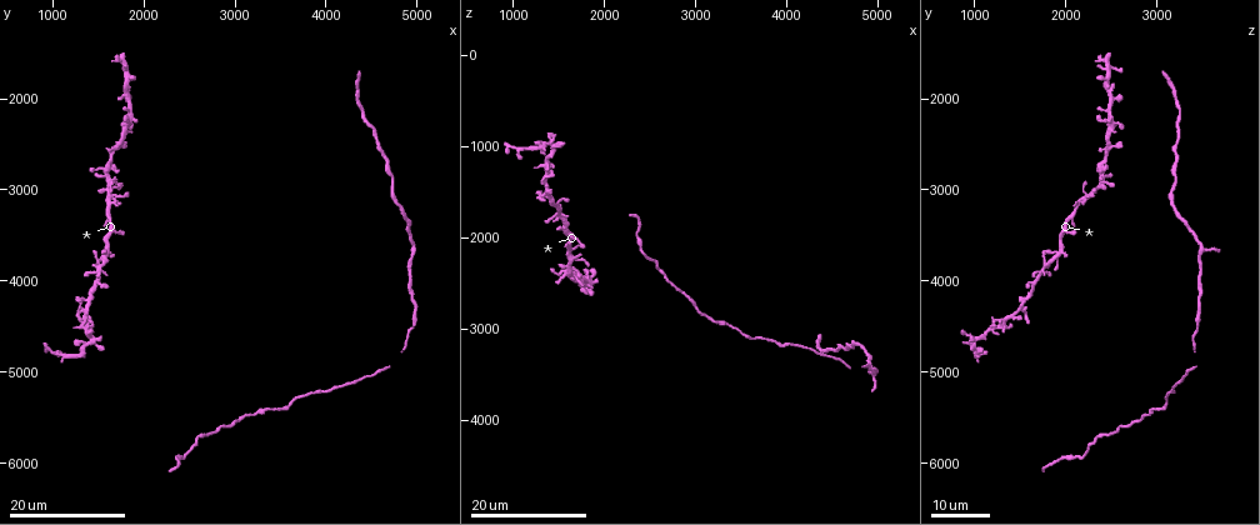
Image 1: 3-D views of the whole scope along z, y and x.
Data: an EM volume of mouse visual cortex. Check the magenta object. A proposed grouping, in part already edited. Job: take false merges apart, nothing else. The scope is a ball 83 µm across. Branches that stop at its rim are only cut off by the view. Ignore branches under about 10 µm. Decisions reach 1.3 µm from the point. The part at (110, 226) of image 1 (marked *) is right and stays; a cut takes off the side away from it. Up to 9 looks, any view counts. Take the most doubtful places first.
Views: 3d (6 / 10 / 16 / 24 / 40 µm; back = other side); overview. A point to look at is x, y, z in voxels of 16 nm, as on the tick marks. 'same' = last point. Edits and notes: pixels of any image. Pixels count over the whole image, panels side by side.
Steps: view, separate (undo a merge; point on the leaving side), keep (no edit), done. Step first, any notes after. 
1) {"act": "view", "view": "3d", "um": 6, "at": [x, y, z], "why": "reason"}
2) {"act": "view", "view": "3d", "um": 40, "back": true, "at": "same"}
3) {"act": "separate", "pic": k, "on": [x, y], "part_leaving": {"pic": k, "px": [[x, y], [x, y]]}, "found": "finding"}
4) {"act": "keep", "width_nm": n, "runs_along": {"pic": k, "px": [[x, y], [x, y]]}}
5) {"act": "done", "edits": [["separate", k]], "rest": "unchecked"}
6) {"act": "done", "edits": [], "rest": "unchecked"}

{"act": "view", "view": "3d", "um": 24, "at": [1850, 2200, 2500]}

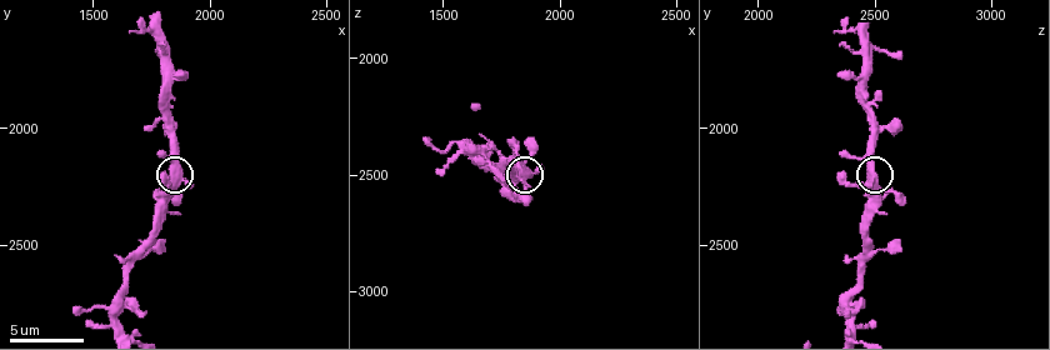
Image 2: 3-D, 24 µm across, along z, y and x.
{"act": "view", "view": "3d", "um": 10, "at": [1880, 2220, 2500], "why": "closer look"}

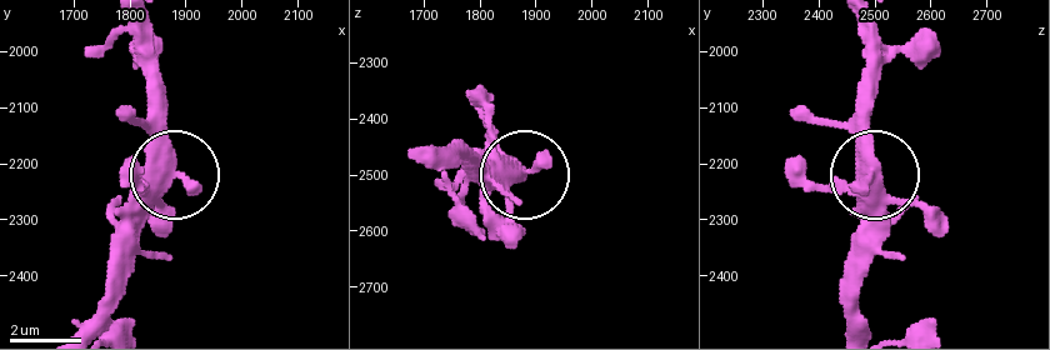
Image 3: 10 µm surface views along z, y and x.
{"act": "keep", "runs_along": {"pic": 3, "px": [[846, 323], [846, 260], [874, 161], [864, 84]]}, "found": "continuous, no second cell"}

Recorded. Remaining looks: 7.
{"act": "view", "view": "3d", "um": 10, "at": [1620, 2720, 2380], "why": "calibre changes"}

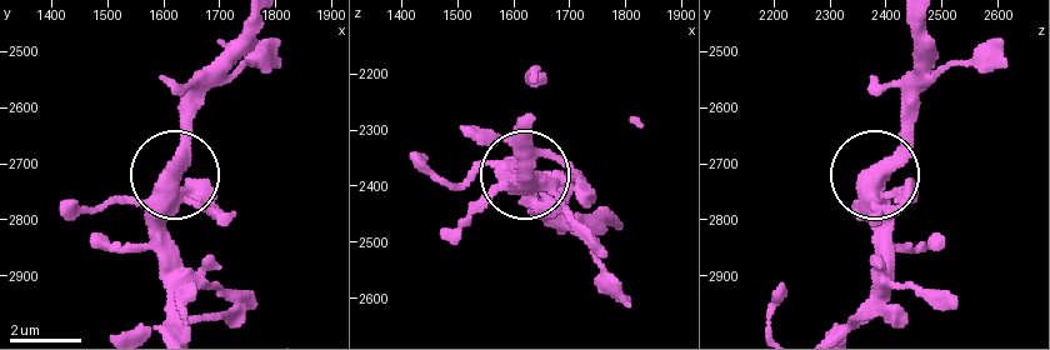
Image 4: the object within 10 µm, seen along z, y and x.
{"act": "view", "view": "3d", "um": 6, "at": [1610, 2720, 2390], "why": "zoom in"}

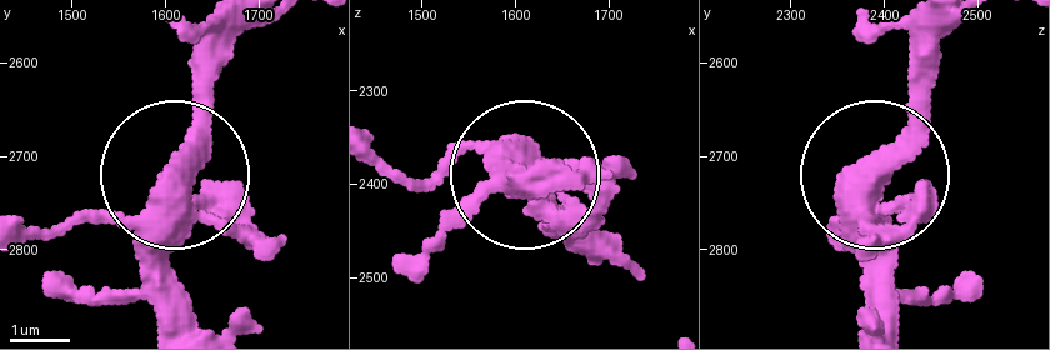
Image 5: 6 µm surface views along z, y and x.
{"act": "keep", "found": "continuous, no second cell"}

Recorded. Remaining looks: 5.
{"act": "view", "view": "3d", "um": 16, "at": [4700, 2850, 3200], "why": "calibre changes"}

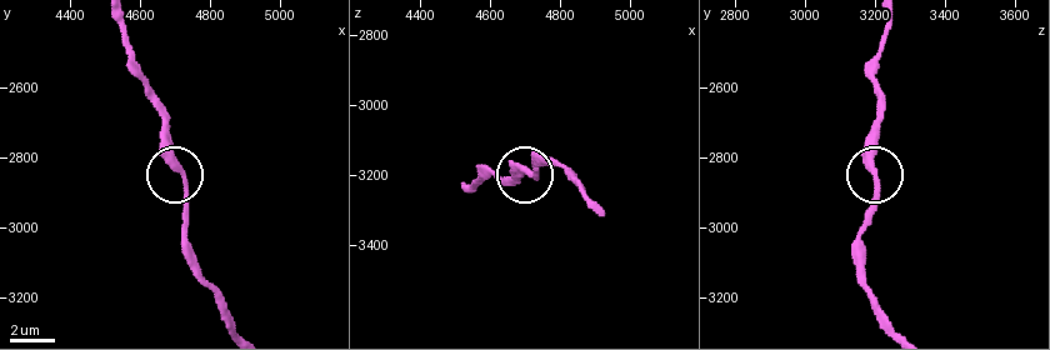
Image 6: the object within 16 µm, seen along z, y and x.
{"act": "view", "view": "3d", "um": 6, "at": [4700, 2820, 3190], "why": "closer look"}

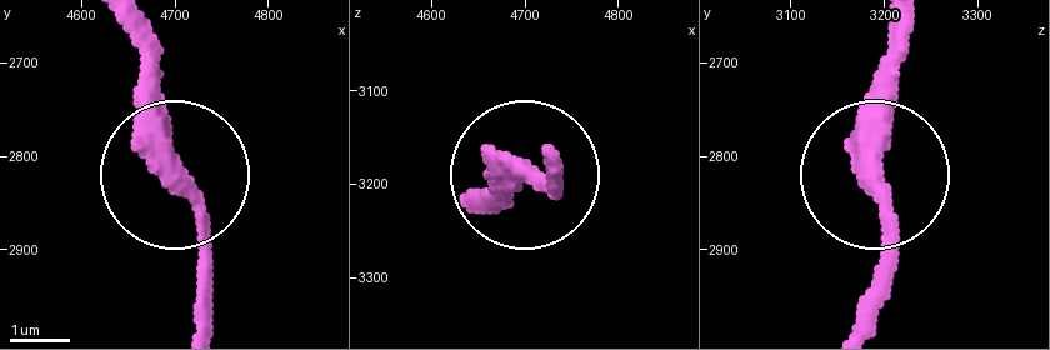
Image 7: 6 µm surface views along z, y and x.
{"act": "view", "view": "3d", "um": 6, "back": true, "at": [4700, 2820, 3190], "why": "from behind"}

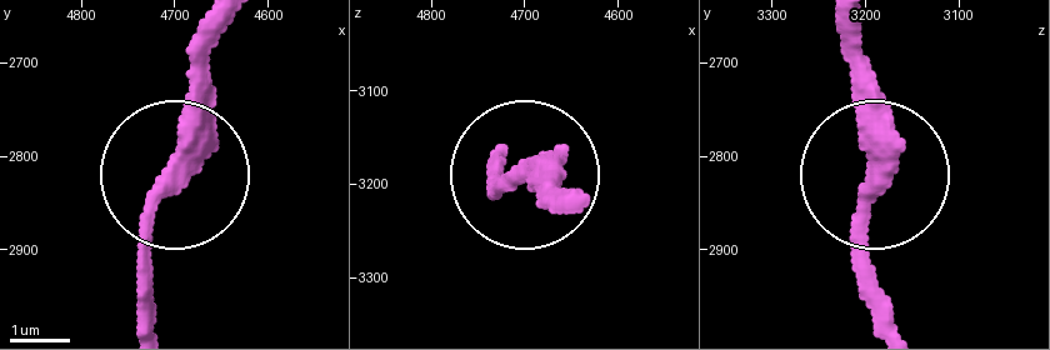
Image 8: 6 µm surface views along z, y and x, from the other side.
{"act": "keep", "width_nm": 360, "found": "one cell here"}

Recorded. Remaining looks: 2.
{"act": "view", "view": "3d", "um": 24, "at": [1350, 4350, 1400], "why": "two arms in line, one across"}

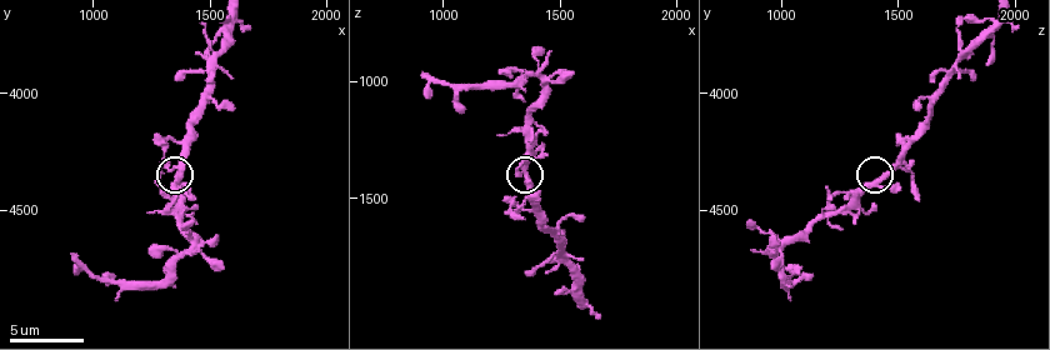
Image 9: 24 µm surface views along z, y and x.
{"act": "view", "view": "3d", "um": 6, "at": [1350, 4370, 1410]}

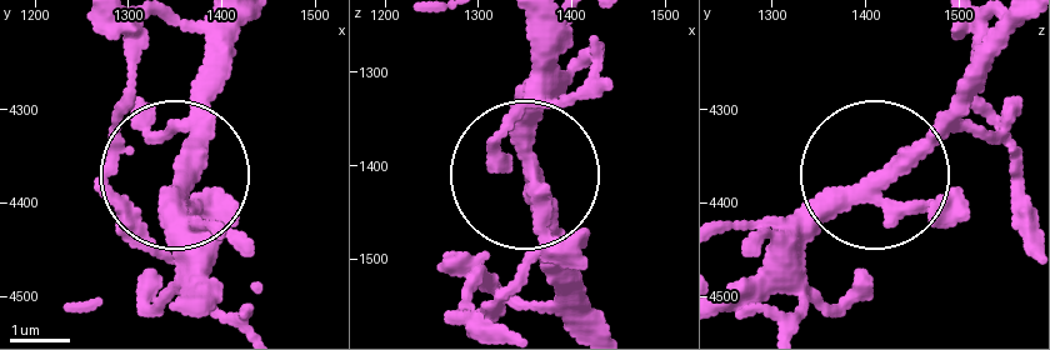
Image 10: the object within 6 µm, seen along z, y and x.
{"act": "keep", "width_nm": 280, "runs_along": {"pic": 10, "px": [[593, 324], [523, 160], [538, 45]]}, "found": "continuous, no second cell"}

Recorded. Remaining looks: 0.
{"act": "done", "edits": [], "rest": "unchecked"}

